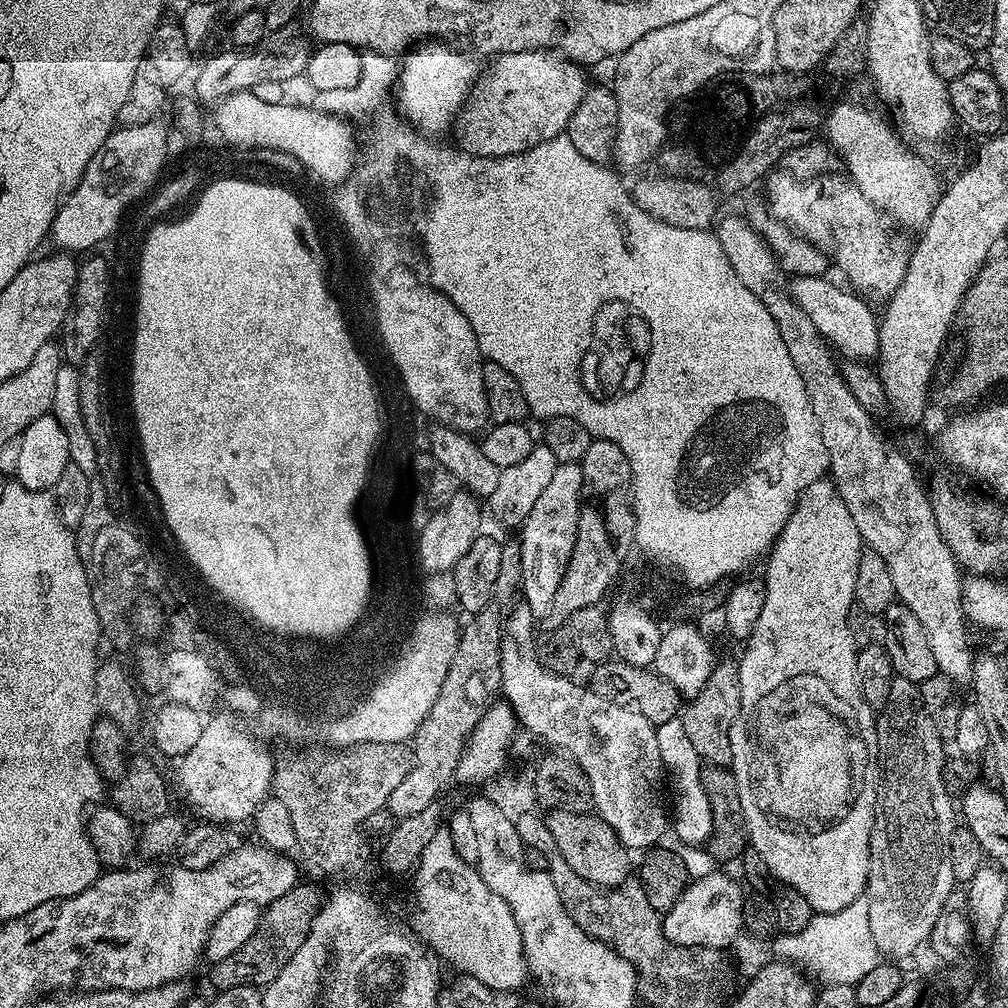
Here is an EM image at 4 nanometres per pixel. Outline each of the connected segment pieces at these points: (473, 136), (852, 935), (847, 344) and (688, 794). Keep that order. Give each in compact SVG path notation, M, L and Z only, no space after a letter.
M555 50L531 52L526 56L508 52L505 57L499 57L487 69L482 83L460 109L458 123L454 128L456 140L460 143L457 144L459 151L471 156L513 156L542 142L550 142L556 136L565 135L574 110L578 110L578 102L582 102L590 87L590 81L584 72L587 71L581 65Z
M864 898L850 902L850 906L837 912L813 915L811 922L794 934L794 940L795 963L802 966L809 977L817 981L820 979L824 984L854 986L882 962L880 951L874 946L874 938L870 938L870 910L868 901Z
M823 275L795 277L791 281L792 288L790 284L792 299L802 310L806 310L810 322L814 322L820 335L841 357L848 356L844 358L852 362L868 362L871 356L873 359L878 353L880 326L877 313L872 313L871 306L867 304L869 301L861 298L855 291L847 287L839 288L824 279Z
M683 719L662 722L655 727L663 771L669 781L672 779L672 796L676 799L676 836L684 844L705 845L712 834L712 807L708 798L709 789L702 775L700 755L686 735Z

